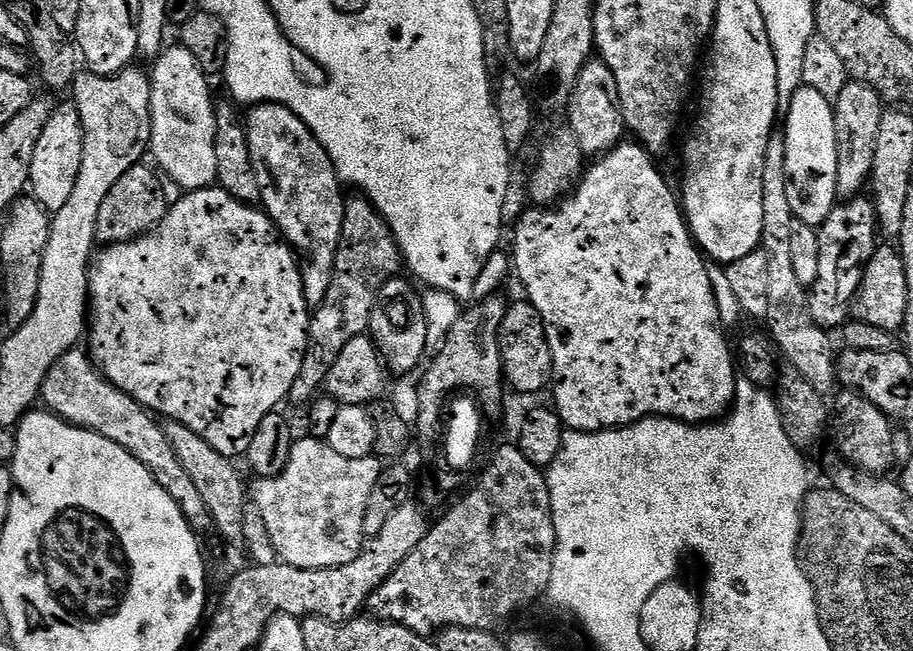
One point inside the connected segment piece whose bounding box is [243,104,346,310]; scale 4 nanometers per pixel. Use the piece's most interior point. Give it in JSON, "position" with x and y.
{"position":[299,190]}

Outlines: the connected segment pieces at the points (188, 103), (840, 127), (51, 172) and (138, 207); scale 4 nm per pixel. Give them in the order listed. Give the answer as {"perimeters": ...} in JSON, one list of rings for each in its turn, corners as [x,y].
{"perimeters":[[[[165,47],[150,68],[150,156],[156,159],[155,167],[169,181],[172,179],[180,190],[197,192],[216,184],[218,161],[214,155],[214,126],[217,107],[212,104],[209,77],[205,76],[198,62],[194,62],[190,50],[175,47]]],[[[848,82],[834,99],[832,113],[838,146],[837,197],[851,198],[865,191],[874,166],[874,146],[878,142],[878,126],[882,122],[885,111],[880,96],[869,84]]],[[[57,103],[50,114],[50,122],[46,122],[46,130],[42,130],[38,137],[38,146],[34,146],[34,158],[30,162],[30,192],[45,212],[51,214],[66,206],[74,190],[74,182],[78,182],[83,153],[84,131],[76,105]]],[[[141,162],[126,170],[126,174],[122,174],[122,178],[118,178],[118,183],[110,189],[110,194],[106,194],[101,208],[98,209],[96,223],[96,238],[101,245],[125,244],[136,240],[163,222],[170,207],[170,199],[164,193],[165,181],[146,165],[147,163]]]]}

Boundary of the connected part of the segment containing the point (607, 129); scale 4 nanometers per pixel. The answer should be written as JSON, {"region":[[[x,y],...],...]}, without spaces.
{"region":[[[592,58],[584,64],[568,100],[566,124],[586,156],[601,156],[611,151],[621,141],[621,134],[625,133],[619,103],[614,97],[616,92],[617,82],[614,81],[614,74],[611,74],[602,60]]]}

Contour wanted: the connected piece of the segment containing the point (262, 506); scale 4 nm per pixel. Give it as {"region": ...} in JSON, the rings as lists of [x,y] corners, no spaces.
{"region":[[[297,439],[293,443],[289,460],[281,473],[276,477],[257,479],[256,485],[251,485],[251,503],[262,518],[270,534],[270,542],[274,542],[274,550],[283,563],[295,568],[346,566],[346,562],[354,562],[366,543],[366,506],[370,502],[370,490],[374,490],[374,482],[378,482],[380,477],[381,461],[375,455],[366,458],[342,458],[342,454],[334,454],[334,450],[330,450],[328,443],[323,440],[303,439]]]}

